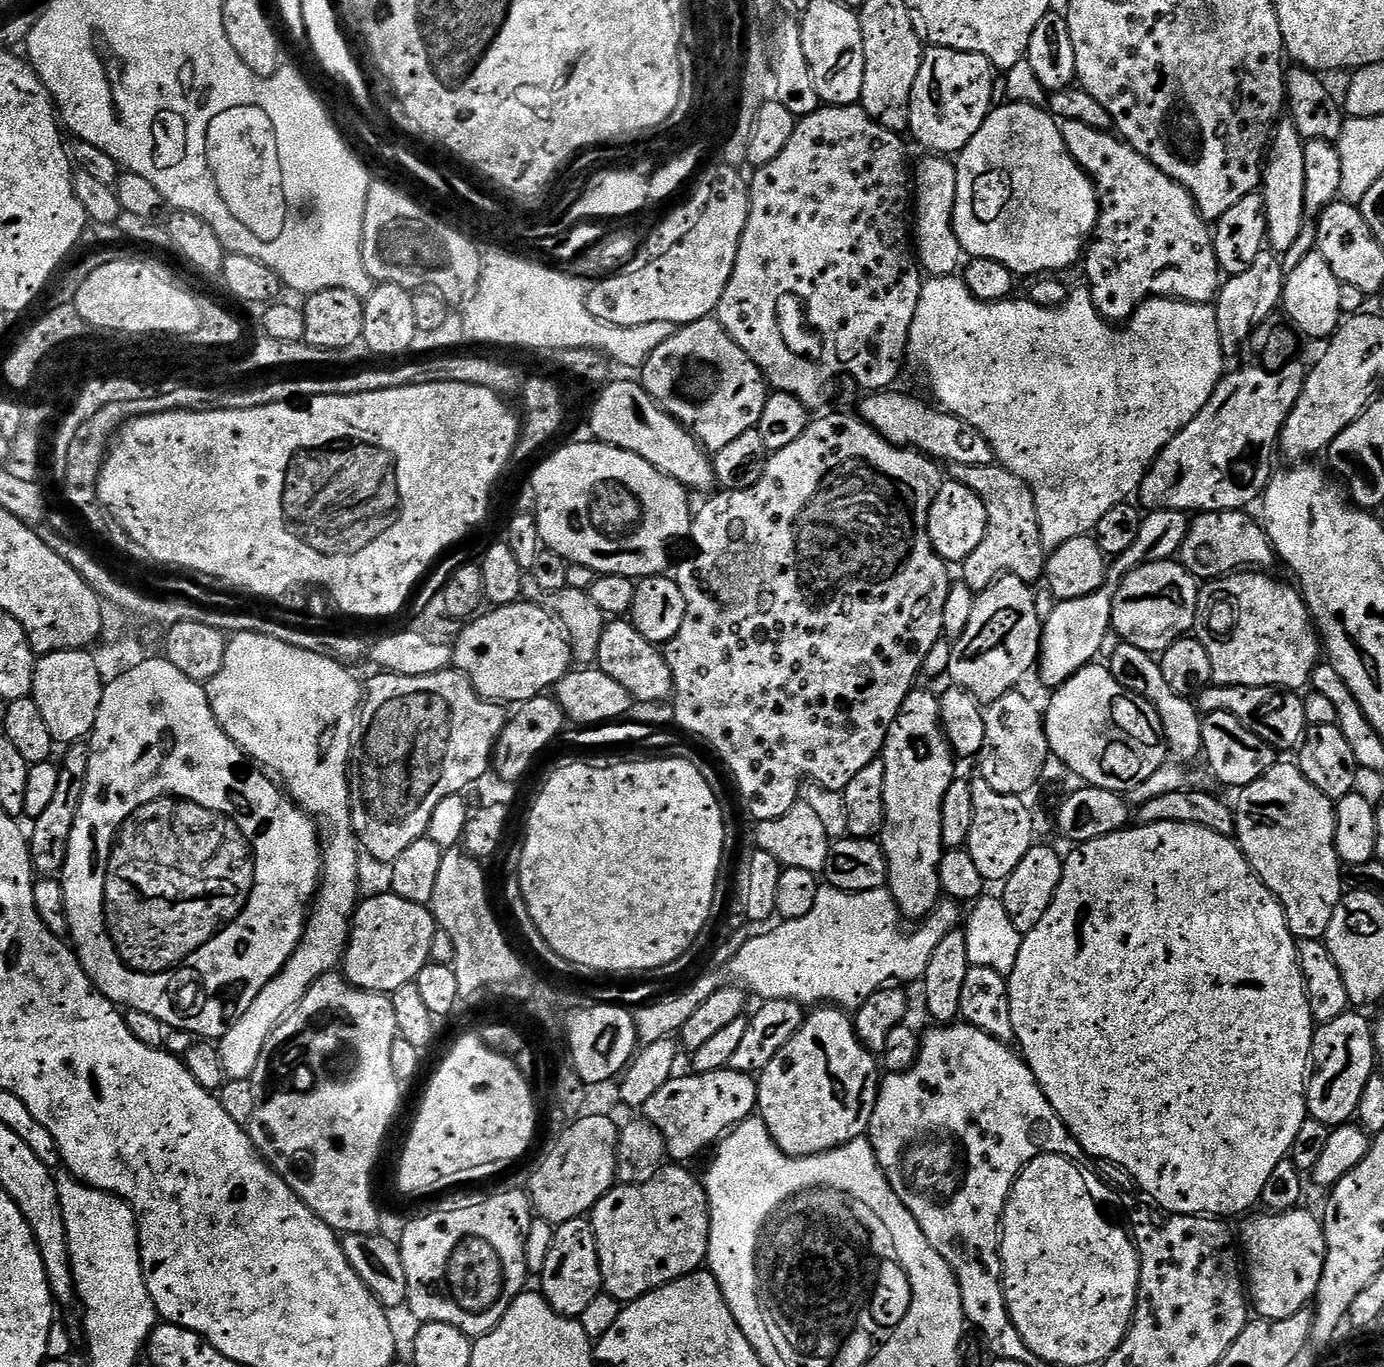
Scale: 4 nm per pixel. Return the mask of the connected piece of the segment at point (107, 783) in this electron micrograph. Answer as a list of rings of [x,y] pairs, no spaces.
[[[147,658],[134,670],[129,670],[126,674],[123,674],[122,678],[117,678],[114,682],[105,684],[104,693],[102,694],[102,706],[98,706],[96,726],[93,728],[90,737],[86,790],[82,794],[80,809],[74,818],[74,830],[70,830],[70,842],[68,843],[68,853],[66,854],[66,862],[62,873],[62,883],[64,897],[66,898],[66,914],[70,918],[68,935],[71,947],[74,949],[77,958],[79,958],[81,966],[86,970],[86,974],[96,985],[96,990],[101,992],[107,1000],[111,1000],[113,1004],[123,1006],[133,1012],[154,1014],[154,1018],[158,1018],[172,1030],[190,1032],[200,1038],[224,1036],[226,1030],[230,1030],[230,1026],[234,1026],[234,1022],[238,1022],[242,1018],[242,1014],[246,1014],[246,1010],[250,1010],[254,998],[258,998],[258,994],[262,994],[262,990],[267,984],[284,969],[286,962],[292,957],[297,946],[300,945],[300,940],[304,936],[304,925],[308,919],[310,905],[320,890],[323,871],[322,836],[318,831],[317,821],[309,816],[307,812],[296,807],[296,801],[282,791],[281,785],[271,775],[261,771],[249,757],[245,756],[240,747],[230,739],[226,734],[226,730],[222,730],[222,726],[214,718],[214,710],[208,701],[205,685],[194,682],[194,678],[186,678],[186,674],[182,674],[182,670],[178,670],[178,666],[174,666],[166,658],[160,658],[160,660]]]

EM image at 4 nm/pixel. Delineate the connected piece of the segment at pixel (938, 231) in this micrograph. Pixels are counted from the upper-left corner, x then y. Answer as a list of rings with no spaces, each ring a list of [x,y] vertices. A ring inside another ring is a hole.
[[[928,154],[925,157],[914,168],[914,223],[910,232],[914,237],[914,251],[921,269],[929,277],[950,276],[962,264],[962,249],[952,225],[954,202],[958,194],[958,174],[955,163],[947,155]]]

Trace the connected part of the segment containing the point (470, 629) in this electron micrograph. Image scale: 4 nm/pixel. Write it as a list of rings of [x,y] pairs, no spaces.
[[[539,603],[501,604],[488,611],[477,615],[461,627],[464,629],[452,648],[452,664],[455,671],[464,674],[477,694],[504,706],[522,706],[527,700],[533,700],[534,697],[543,696],[549,690],[555,689],[556,684],[574,664],[573,645],[560,620]]]

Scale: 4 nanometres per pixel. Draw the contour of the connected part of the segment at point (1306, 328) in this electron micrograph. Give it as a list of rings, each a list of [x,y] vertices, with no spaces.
[[[1315,250],[1306,255],[1297,267],[1284,277],[1284,298],[1282,312],[1288,315],[1287,323],[1301,337],[1309,336],[1312,340],[1327,341],[1336,333],[1342,323],[1342,290],[1340,280],[1330,270],[1330,262],[1322,258],[1320,251]]]

